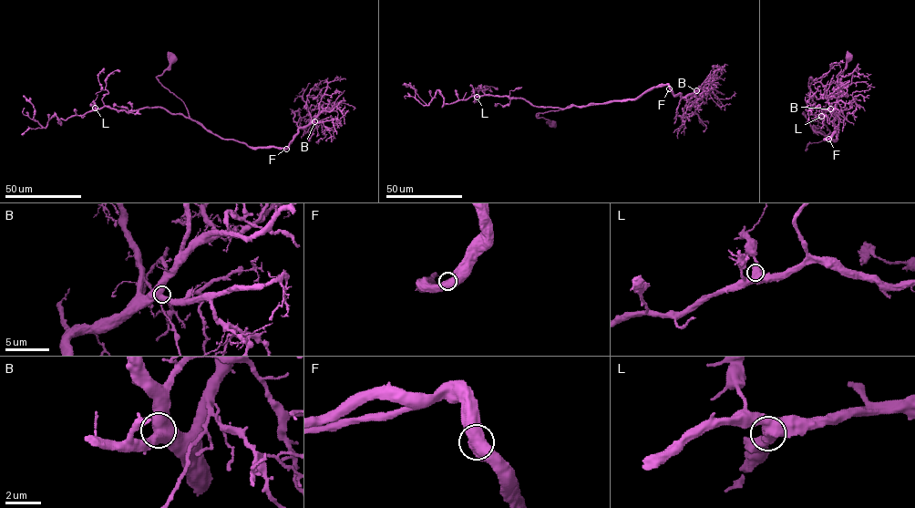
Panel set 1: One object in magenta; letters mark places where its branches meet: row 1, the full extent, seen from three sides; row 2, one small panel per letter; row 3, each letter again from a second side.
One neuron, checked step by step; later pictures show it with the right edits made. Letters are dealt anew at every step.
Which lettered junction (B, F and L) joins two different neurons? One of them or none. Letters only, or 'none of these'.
none of these

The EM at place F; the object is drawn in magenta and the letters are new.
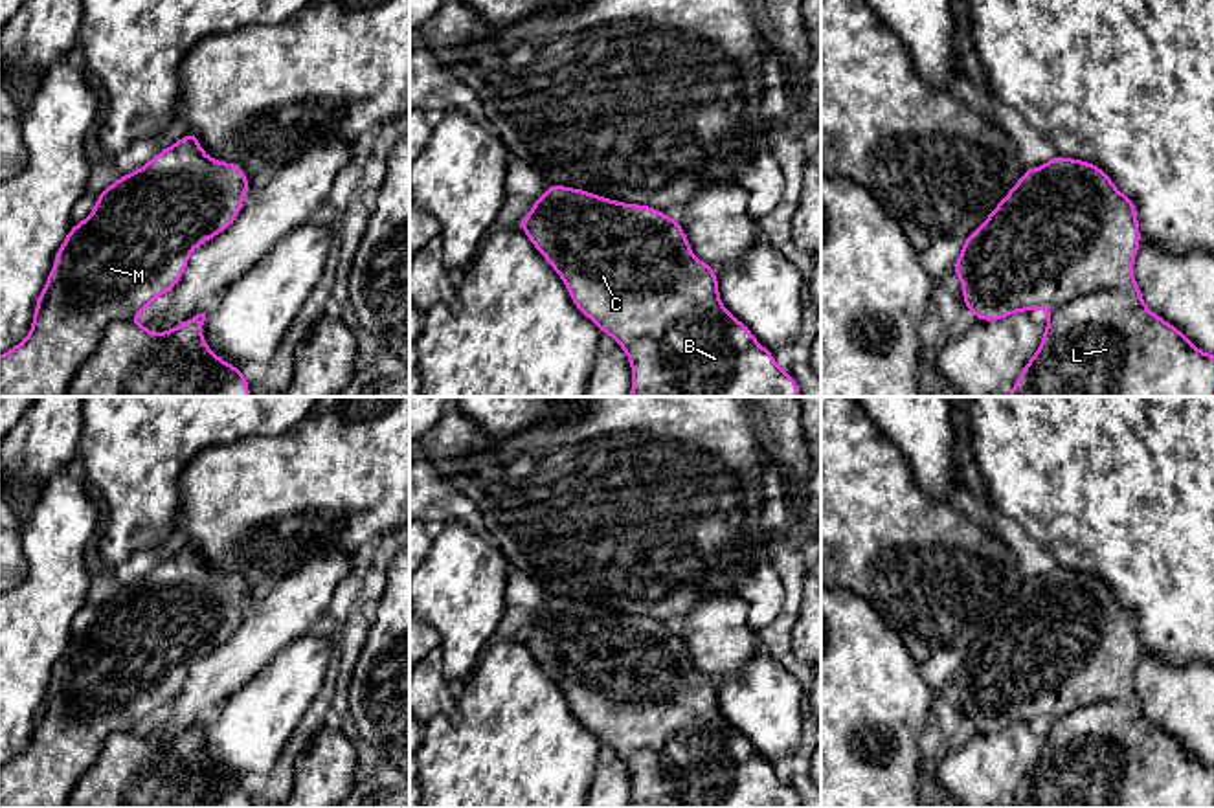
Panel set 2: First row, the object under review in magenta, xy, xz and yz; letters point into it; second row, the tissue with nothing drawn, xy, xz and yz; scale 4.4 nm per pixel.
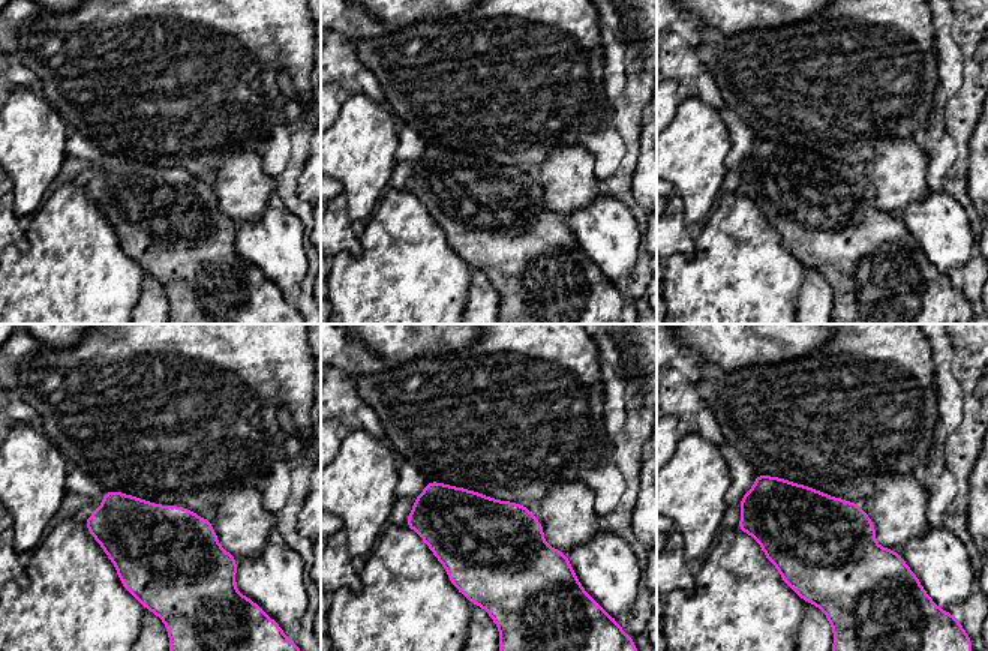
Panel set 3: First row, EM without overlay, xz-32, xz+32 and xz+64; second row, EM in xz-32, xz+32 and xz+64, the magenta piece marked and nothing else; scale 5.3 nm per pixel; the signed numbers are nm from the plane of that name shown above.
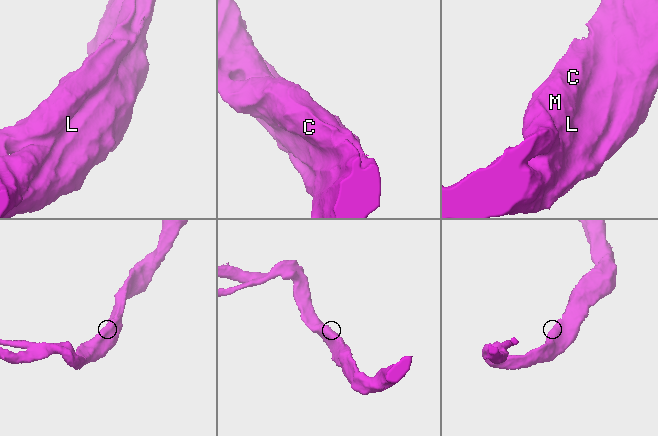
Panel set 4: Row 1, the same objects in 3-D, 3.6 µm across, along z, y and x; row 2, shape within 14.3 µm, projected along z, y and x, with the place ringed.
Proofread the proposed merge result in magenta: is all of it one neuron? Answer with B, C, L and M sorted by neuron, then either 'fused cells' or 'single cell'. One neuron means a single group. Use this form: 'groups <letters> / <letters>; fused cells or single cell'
groups B C L M; single cell

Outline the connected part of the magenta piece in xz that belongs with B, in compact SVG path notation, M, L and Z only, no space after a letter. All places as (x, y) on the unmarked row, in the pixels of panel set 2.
M547 595L542 608L534 610L531 623L516 635L545 668L564 692L573 716L591 731L601 744L610 746L626 764L632 779L630 808L801 808L799 795L790 782L777 777L775 768L757 753L748 736L731 727L720 713L716 681L691 665L691 654L676 630L654 617L626 615L568 597Z

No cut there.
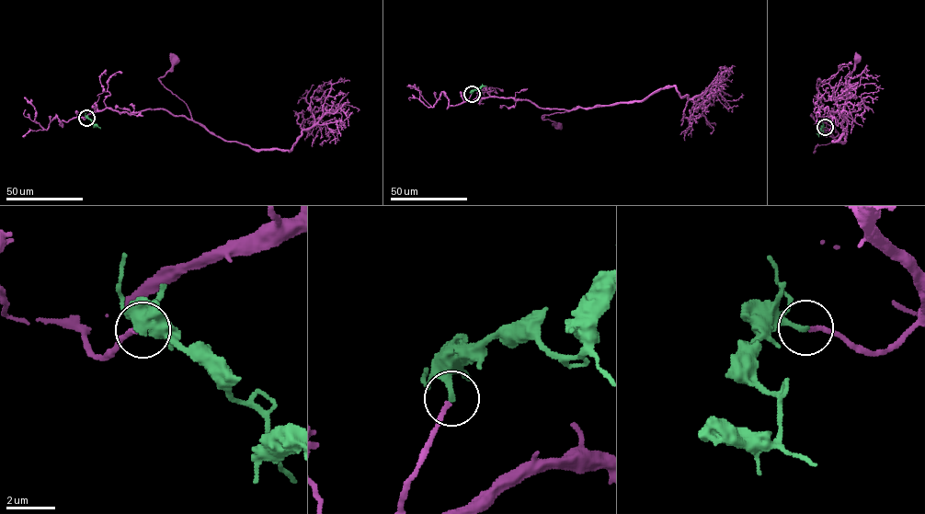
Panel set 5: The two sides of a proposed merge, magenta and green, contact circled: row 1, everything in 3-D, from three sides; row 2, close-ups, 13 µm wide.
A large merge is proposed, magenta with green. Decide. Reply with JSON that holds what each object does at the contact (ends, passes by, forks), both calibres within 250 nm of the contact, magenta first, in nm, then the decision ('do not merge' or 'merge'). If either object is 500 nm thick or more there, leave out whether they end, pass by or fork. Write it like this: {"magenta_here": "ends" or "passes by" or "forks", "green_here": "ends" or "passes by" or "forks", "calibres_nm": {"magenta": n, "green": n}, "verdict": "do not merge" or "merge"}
{"magenta_here": "ends", "green_here": "ends", "calibres_nm": {"magenta": 170, "green": 220}, "verdict": "merge"}

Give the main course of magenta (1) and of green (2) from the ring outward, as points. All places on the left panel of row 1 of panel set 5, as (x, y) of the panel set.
1: (86, 118), (107, 108), (128, 114), (165, 108), (193, 120), (187, 105), (159, 79), (177, 61)
2: (86, 118), (100, 128)

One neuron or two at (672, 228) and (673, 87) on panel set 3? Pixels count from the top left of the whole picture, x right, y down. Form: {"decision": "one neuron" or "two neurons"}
{"decision": "two neurons"}

